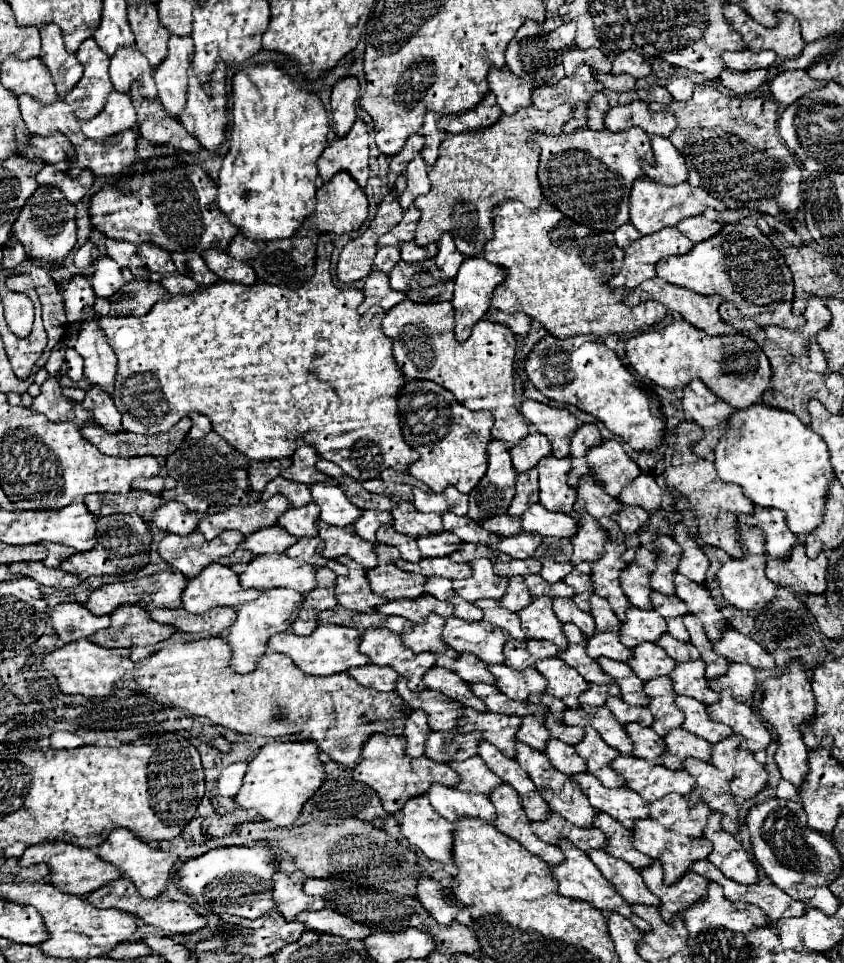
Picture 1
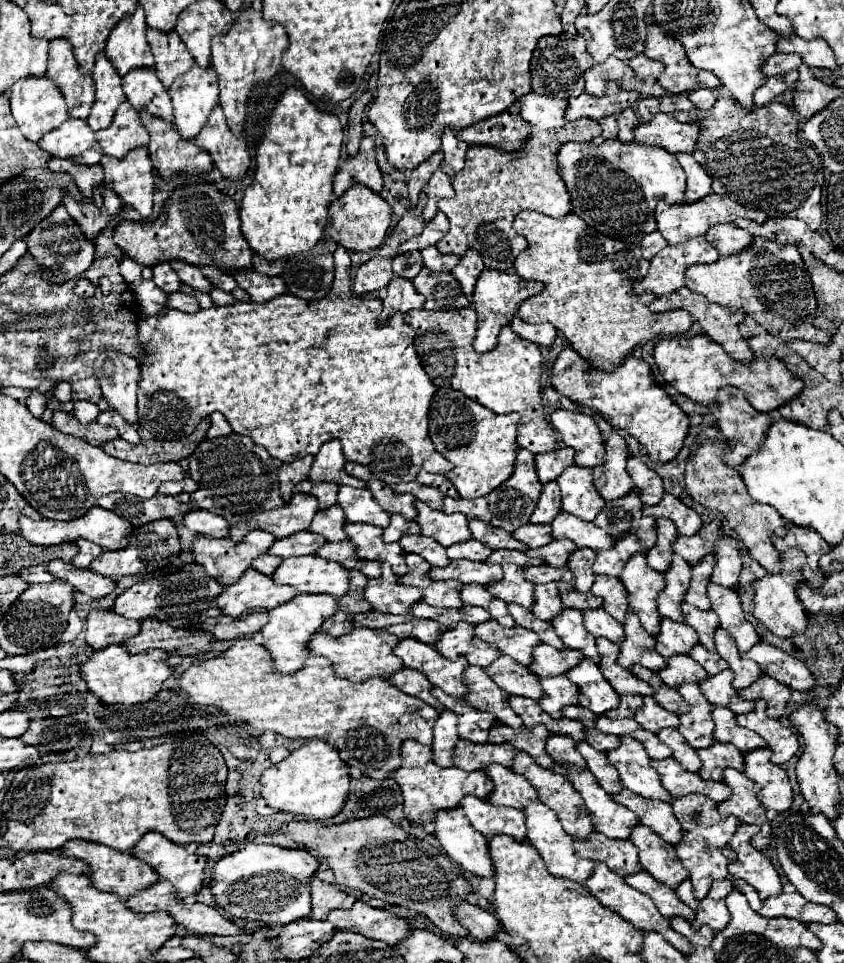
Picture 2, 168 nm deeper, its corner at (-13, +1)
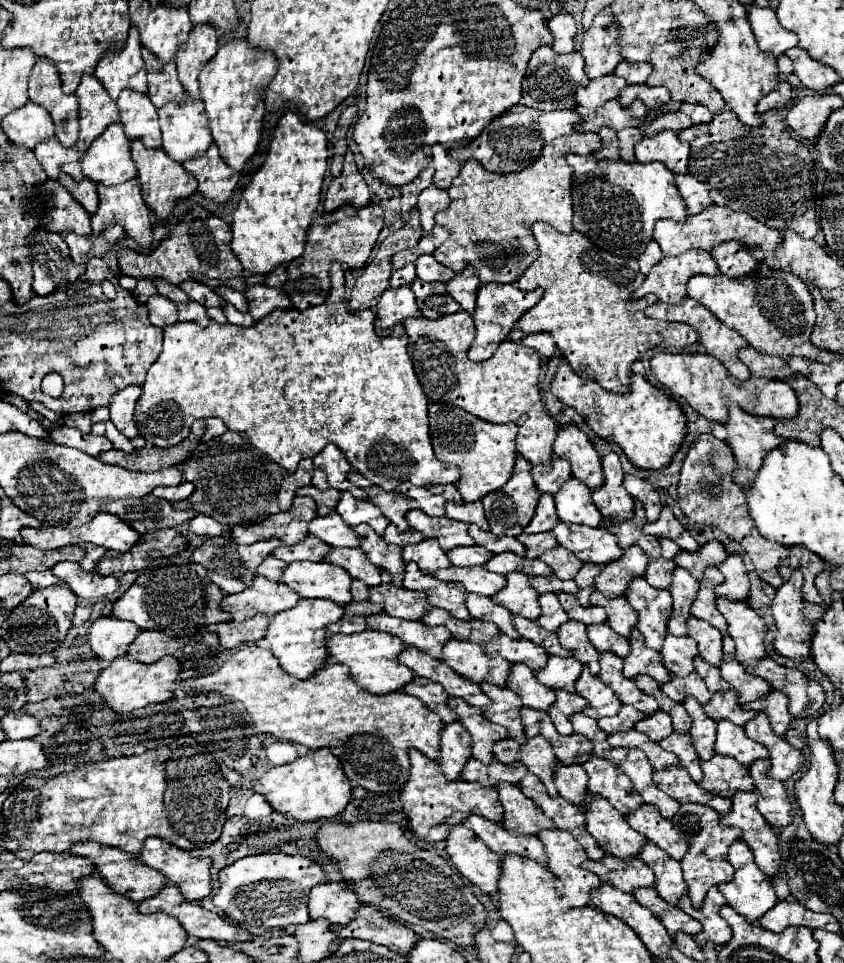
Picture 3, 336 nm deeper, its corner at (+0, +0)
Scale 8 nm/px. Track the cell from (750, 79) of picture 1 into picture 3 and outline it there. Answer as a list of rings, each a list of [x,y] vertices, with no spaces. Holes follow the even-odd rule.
[[[780,82],[780,88],[774,90],[774,94],[768,94],[766,98],[762,98],[762,104],[758,104],[758,110],[760,114],[764,114],[774,108],[786,108],[792,100],[794,100],[792,86],[788,82]]]

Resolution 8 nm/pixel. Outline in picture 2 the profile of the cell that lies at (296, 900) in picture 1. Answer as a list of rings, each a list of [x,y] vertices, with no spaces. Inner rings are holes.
[[[313,877],[309,883],[311,893],[311,919],[325,919],[331,909],[351,909],[357,901],[353,895],[341,891],[333,883],[323,883],[321,879]]]

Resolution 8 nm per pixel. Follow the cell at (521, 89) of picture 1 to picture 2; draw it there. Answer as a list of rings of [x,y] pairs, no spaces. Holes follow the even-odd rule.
[[[535,91],[519,97],[521,111],[519,115],[533,127],[533,129],[555,129],[565,125],[563,113],[567,107],[567,99],[557,99],[551,95],[537,95]]]

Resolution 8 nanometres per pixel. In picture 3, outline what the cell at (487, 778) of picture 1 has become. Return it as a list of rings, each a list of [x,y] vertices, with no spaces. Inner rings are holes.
[[[498,786],[500,802],[504,806],[502,826],[518,836],[538,836],[542,830],[556,828],[556,824],[542,814],[534,802],[522,794],[518,786]]]

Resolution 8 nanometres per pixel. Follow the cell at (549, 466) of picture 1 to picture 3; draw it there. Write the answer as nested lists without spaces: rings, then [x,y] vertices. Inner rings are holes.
[[[570,478],[566,486],[562,486],[562,492],[554,496],[556,510],[562,522],[566,524],[586,524],[586,526],[600,526],[602,514],[592,502],[590,490],[582,486],[576,478]]]

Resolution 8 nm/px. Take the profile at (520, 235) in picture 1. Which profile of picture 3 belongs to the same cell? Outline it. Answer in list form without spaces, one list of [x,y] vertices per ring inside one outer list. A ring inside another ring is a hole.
[[[536,222],[532,232],[538,242],[540,258],[522,274],[516,286],[520,290],[544,288],[544,296],[530,314],[518,320],[518,326],[524,334],[552,334],[558,350],[578,376],[596,380],[604,390],[628,394],[632,364],[640,360],[646,350],[656,346],[686,350],[698,342],[698,332],[688,324],[654,322],[646,318],[644,310],[658,302],[656,298],[632,300],[634,290],[644,282],[644,274],[634,258],[606,254],[582,234],[562,234],[544,222]]]

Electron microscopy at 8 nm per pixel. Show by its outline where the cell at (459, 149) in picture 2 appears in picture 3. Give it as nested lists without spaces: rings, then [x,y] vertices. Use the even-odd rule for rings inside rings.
[[[434,146],[432,150],[432,164],[436,168],[436,174],[434,174],[434,186],[442,188],[442,190],[448,190],[452,180],[458,176],[460,172],[460,162],[454,160],[444,146]]]

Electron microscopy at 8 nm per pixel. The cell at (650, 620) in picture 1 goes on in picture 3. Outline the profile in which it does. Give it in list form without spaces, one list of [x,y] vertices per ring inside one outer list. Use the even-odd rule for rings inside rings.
[[[668,634],[662,648],[664,666],[674,676],[688,676],[694,672],[694,658],[698,656],[698,644],[690,636]]]

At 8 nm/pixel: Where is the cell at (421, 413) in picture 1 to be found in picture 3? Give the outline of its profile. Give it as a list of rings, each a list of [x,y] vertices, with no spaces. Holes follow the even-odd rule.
[[[432,404],[428,410],[430,416],[430,434],[436,458],[460,468],[460,482],[456,484],[464,502],[482,500],[486,494],[504,486],[514,470],[516,462],[516,434],[518,422],[510,424],[490,424],[474,418],[456,406]]]

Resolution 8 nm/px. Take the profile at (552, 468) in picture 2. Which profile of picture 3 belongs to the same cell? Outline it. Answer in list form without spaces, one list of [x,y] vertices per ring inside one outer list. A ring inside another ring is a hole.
[[[554,458],[546,466],[534,466],[534,482],[540,492],[554,496],[562,488],[562,484],[570,478],[572,478],[570,462],[566,462],[562,458]]]

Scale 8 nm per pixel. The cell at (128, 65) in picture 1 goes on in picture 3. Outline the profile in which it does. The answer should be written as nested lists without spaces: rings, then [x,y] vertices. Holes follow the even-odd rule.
[[[124,90],[118,98],[118,110],[124,126],[124,134],[130,142],[142,140],[146,148],[160,148],[160,128],[158,114],[148,96],[136,94],[132,90]]]

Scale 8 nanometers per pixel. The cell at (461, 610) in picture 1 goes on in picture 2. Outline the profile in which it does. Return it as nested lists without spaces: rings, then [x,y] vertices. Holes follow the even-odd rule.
[[[491,599],[491,603],[489,603],[489,607],[487,607],[487,611],[491,613],[491,617],[499,623],[499,625],[503,625],[503,627],[511,627],[511,625],[515,625],[515,621],[511,621],[511,615],[507,613],[507,603],[503,603],[503,601],[499,601],[499,599]]]

